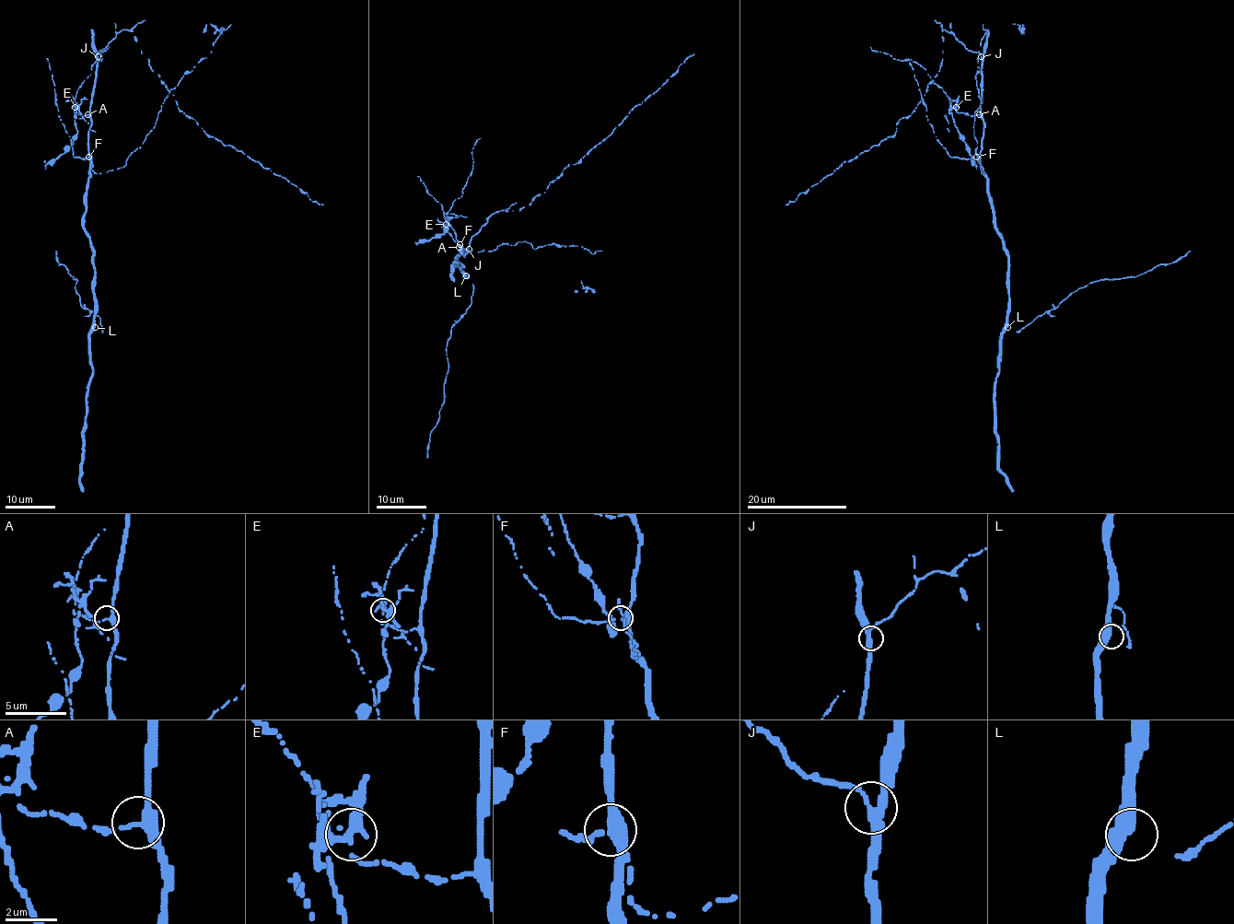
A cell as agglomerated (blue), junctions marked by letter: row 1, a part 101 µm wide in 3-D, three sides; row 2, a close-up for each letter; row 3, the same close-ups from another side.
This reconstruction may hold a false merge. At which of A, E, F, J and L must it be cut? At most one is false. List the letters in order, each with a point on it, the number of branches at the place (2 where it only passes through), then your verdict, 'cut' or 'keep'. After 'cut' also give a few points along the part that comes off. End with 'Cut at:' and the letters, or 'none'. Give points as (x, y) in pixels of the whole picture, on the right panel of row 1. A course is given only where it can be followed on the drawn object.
A: at (979, 114); 3 branches meet; keep
E: at (956, 107); 3 branches meet; cut; foreign part runs (956, 107), (951, 114), (976, 169)
F: at (976, 157); 3 branches meet; keep
J: at (981, 56); 3 branches meet; keep
L: at (1007, 327); 2 branches meet; keep
Cut at: E

